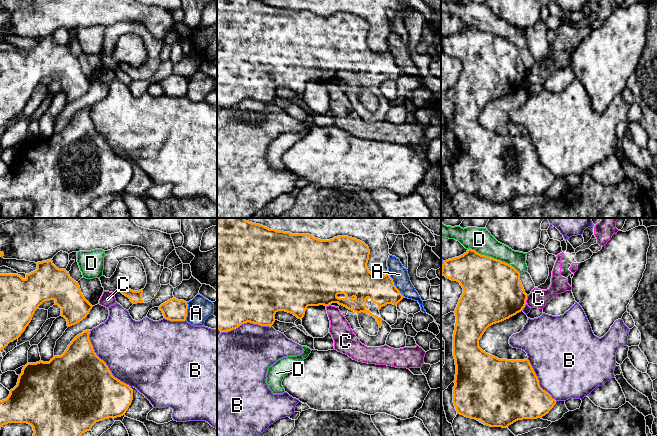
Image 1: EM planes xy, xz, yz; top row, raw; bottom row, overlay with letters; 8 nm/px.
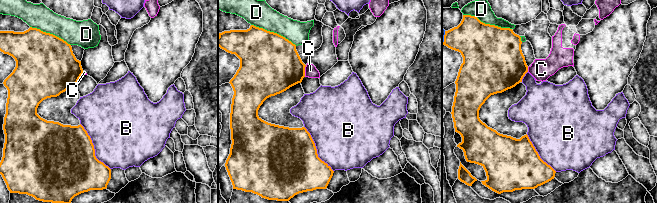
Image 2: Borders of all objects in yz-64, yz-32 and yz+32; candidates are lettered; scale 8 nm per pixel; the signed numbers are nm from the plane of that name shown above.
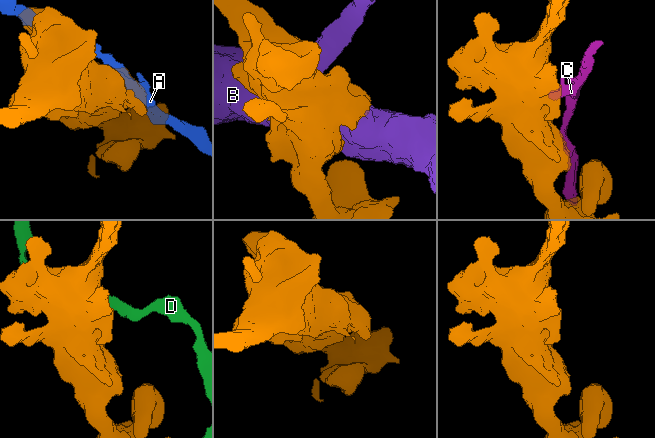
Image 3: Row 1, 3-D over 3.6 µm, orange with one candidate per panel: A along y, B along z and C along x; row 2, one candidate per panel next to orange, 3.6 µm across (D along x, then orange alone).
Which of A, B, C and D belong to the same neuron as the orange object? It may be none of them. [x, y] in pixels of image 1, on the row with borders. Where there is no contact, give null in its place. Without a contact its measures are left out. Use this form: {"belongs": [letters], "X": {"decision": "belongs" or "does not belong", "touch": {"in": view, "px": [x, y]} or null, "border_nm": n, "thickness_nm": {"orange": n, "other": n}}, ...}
{"belongs": [], "A": {"decision": "does not belong", "touch": {"in": "xz", "px": [394, 285]}, "border_nm": 240, "thickness_nm": {"orange": 220, "other": 140}}, "B": {"decision": "does not belong", "touch": {"in": "xy", "px": [103, 361]}, "border_nm": 550, "thickness_nm": {"orange": 500, "other": 480}}, "C": {"decision": "does not belong", "touch": {"in": "yz", "px": [526, 299]}, "border_nm": 70, "thickness_nm": {"orange": 440, "other": 150}}, "D": {"decision": "does not belong", "touch": {"in": "yz", "px": [493, 258]}, "border_nm": 460, "thickness_nm": {"orange": 480, "other": 190}}}

